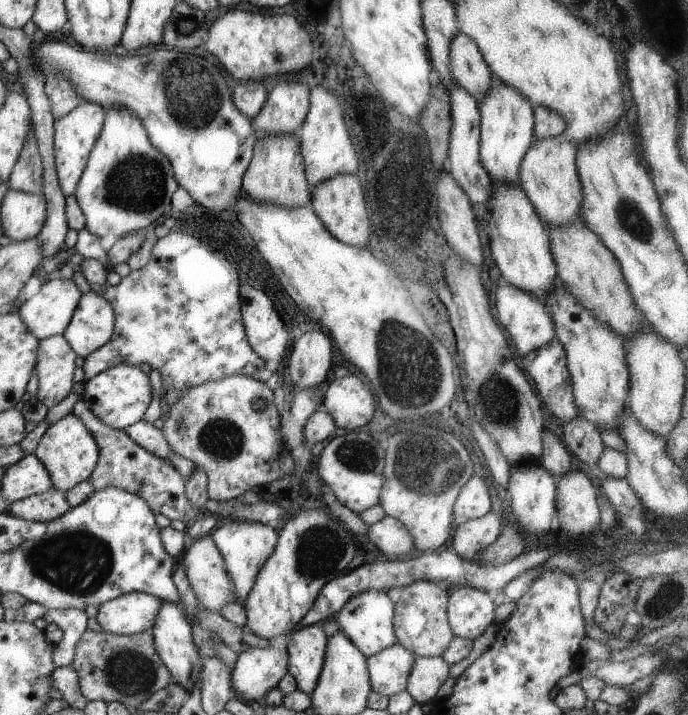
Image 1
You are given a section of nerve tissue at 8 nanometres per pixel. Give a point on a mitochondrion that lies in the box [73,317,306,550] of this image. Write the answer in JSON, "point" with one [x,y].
{"point":[220,439]}

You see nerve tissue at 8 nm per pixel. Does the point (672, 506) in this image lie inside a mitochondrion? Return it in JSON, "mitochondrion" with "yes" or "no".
{"mitochondrion":"no"}

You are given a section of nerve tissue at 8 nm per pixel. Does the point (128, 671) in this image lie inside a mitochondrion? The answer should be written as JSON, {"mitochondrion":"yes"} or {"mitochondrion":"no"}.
{"mitochondrion":"yes"}

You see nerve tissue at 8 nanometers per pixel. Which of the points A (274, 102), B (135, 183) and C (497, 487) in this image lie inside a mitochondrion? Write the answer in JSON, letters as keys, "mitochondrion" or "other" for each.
{"A":"other","B":"mitochondrion","C":"other"}

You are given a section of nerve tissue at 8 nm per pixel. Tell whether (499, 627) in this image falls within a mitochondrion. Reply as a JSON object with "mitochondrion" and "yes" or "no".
{"mitochondrion":"no"}

